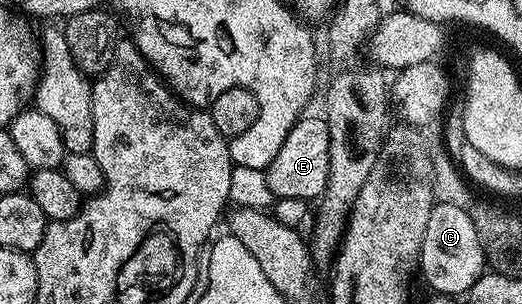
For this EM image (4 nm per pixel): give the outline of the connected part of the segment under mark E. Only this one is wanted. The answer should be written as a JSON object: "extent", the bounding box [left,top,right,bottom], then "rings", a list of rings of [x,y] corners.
{"extent":[266,118,330,201],"rings":[[[300,118],[286,133],[286,141],[270,161],[266,172],[273,196],[276,199],[286,197],[304,198],[309,201],[319,200],[326,189],[326,181],[330,173],[330,133],[327,118]]]}

